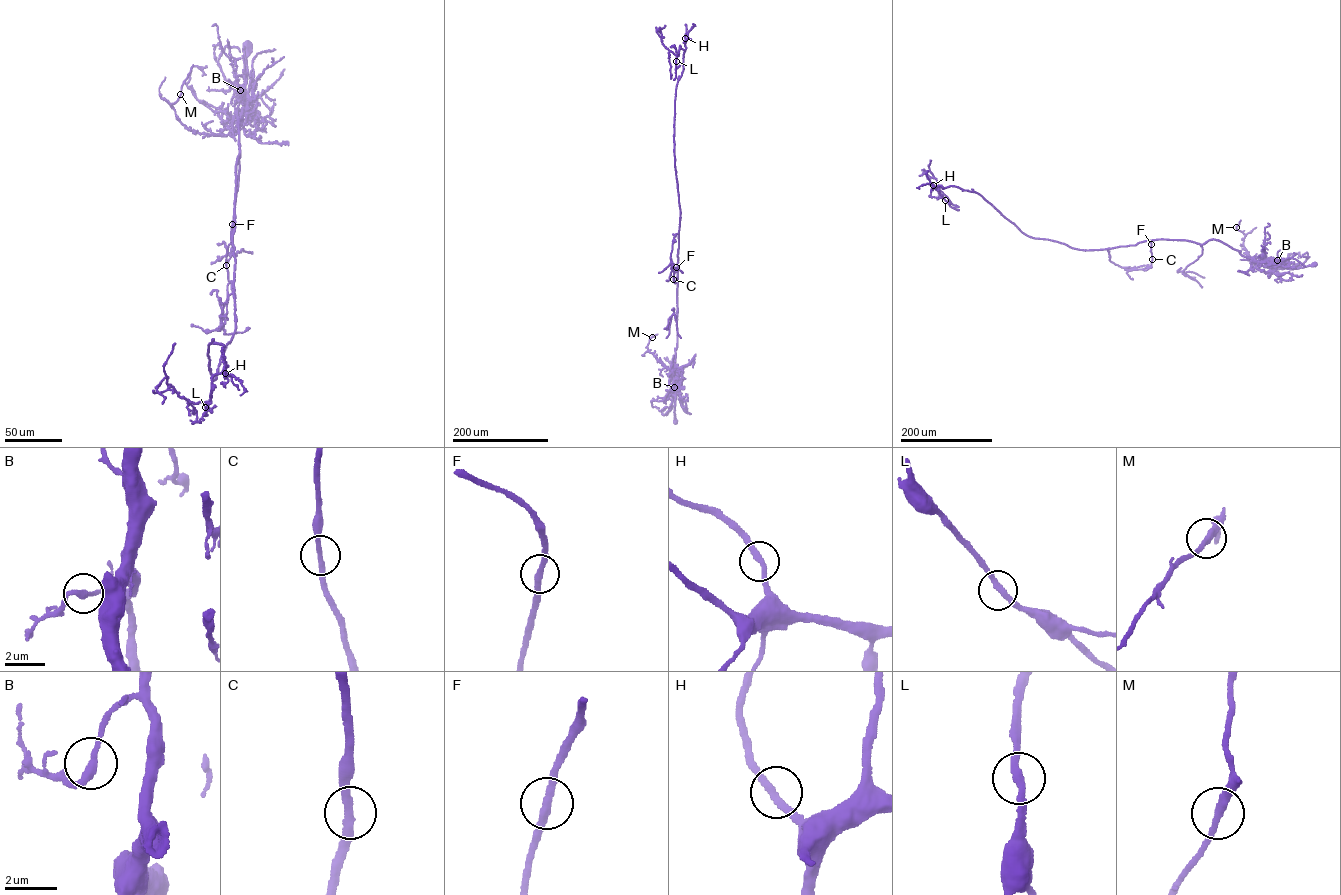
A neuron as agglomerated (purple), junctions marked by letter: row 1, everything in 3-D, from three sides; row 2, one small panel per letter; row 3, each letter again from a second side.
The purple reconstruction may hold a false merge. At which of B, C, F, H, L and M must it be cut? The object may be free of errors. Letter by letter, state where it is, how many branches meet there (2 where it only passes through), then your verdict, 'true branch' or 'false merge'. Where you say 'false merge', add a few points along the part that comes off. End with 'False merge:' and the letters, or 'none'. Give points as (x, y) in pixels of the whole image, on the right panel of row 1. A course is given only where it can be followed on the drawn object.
B: at (1277, 260); 2 branches meet; true branch
C: at (1152, 259); 2 branches meet; true branch
F: at (1151, 244); 2 branches meet; true branch
H: at (933, 185); 2 branches meet; true branch
L: at (945, 200); 2 branches meet; true branch
M: at (1236, 227); 2 branches meet; true branch
False merge: none

